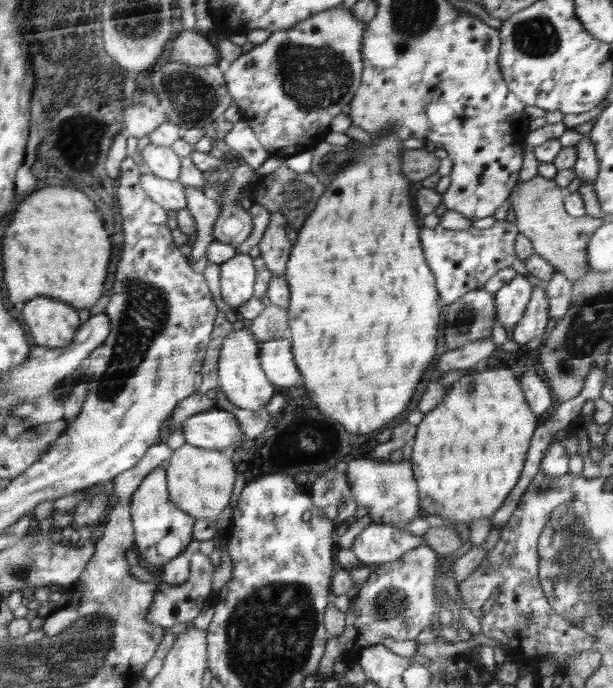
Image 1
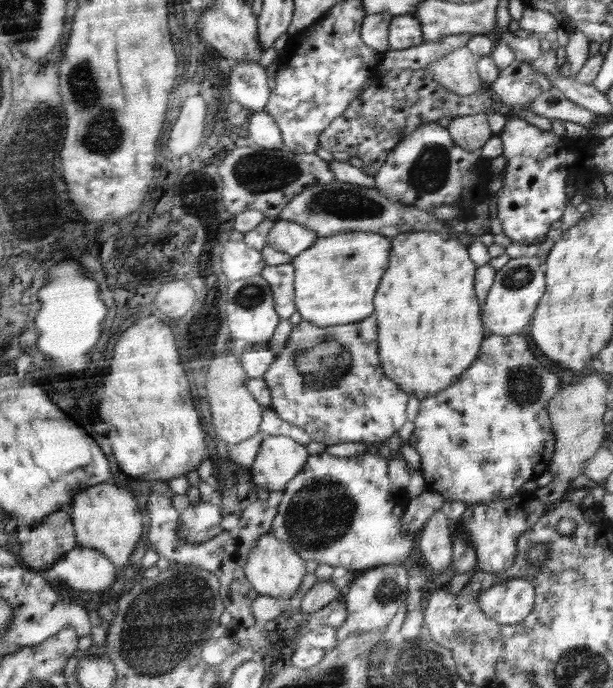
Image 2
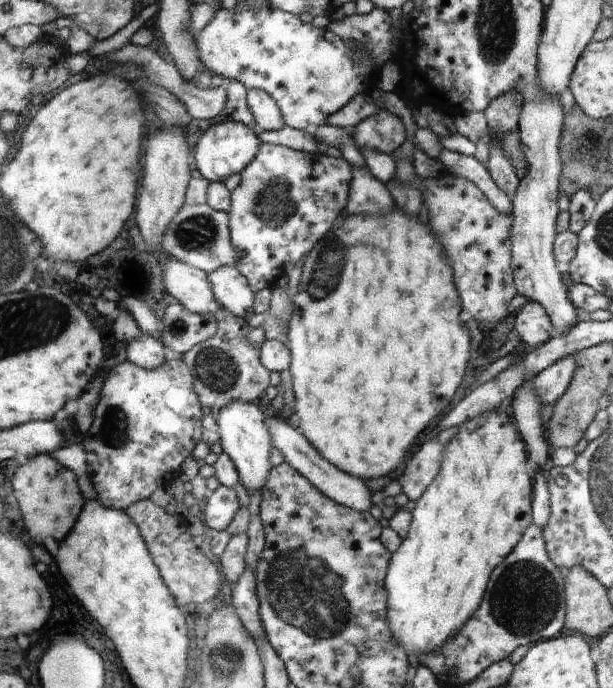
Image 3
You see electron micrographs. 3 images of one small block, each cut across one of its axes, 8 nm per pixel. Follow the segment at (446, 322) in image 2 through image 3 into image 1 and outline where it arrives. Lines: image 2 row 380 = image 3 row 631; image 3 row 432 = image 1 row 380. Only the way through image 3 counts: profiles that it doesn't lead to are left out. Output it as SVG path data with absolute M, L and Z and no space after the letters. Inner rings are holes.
M507 367L490 368L490 370L484 368L482 372L466 374L466 376L462 376L458 382L454 382L450 394L448 394L434 410L430 410L430 412L424 416L424 420L418 424L416 440L412 440L413 452L410 460L412 466L414 466L413 473L416 474L416 472L418 472L418 478L416 478L416 480L418 480L417 488L419 492L420 488L422 488L420 497L423 514L432 514L432 516L440 516L448 520L458 520L458 522L468 522L468 524L470 524L476 519L485 519L492 516L493 512L496 512L496 510L502 506L502 503L506 500L510 491L518 484L518 480L521 479L522 472L524 471L522 470L522 464L524 464L524 460L528 458L528 456L526 456L526 450L529 450L533 435L536 434L536 426L539 425L536 416L532 410L528 408L529 402L524 398L525 394L522 394L522 389L523 388L520 388L520 382L518 382L516 374L514 374L512 370L508 370Z

